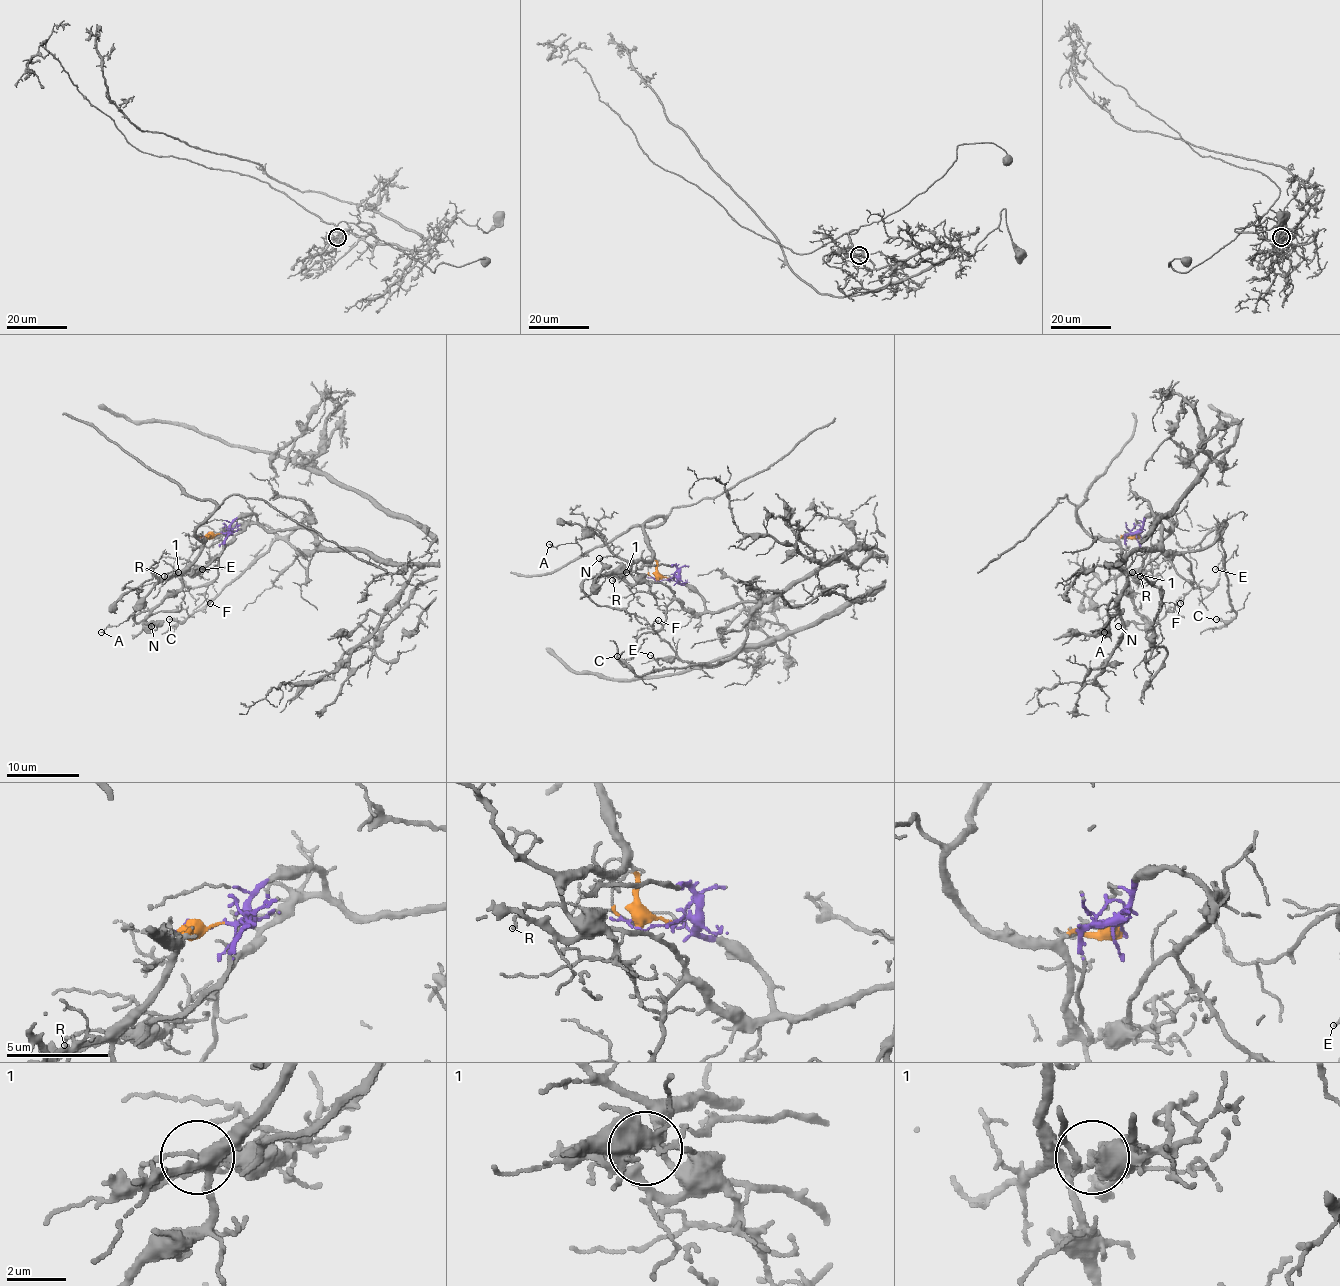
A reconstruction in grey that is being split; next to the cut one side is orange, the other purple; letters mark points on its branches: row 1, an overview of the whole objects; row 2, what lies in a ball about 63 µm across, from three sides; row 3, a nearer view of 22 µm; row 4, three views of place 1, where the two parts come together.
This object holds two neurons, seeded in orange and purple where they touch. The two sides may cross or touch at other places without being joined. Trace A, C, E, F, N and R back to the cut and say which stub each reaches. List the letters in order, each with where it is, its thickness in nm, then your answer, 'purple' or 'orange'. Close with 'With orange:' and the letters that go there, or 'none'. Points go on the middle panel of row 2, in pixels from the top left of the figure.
A: at (549, 544); 130 nm thick; orange
C: at (617, 656); 200 nm thick; purple
E: at (650, 655); 110 nm thick; purple
F: at (658, 620); 110 nm thick; purple
N: at (599, 558); 150 nm thick; orange
R: at (612, 580); 120 nm thick; orange
With orange: A, N, R

